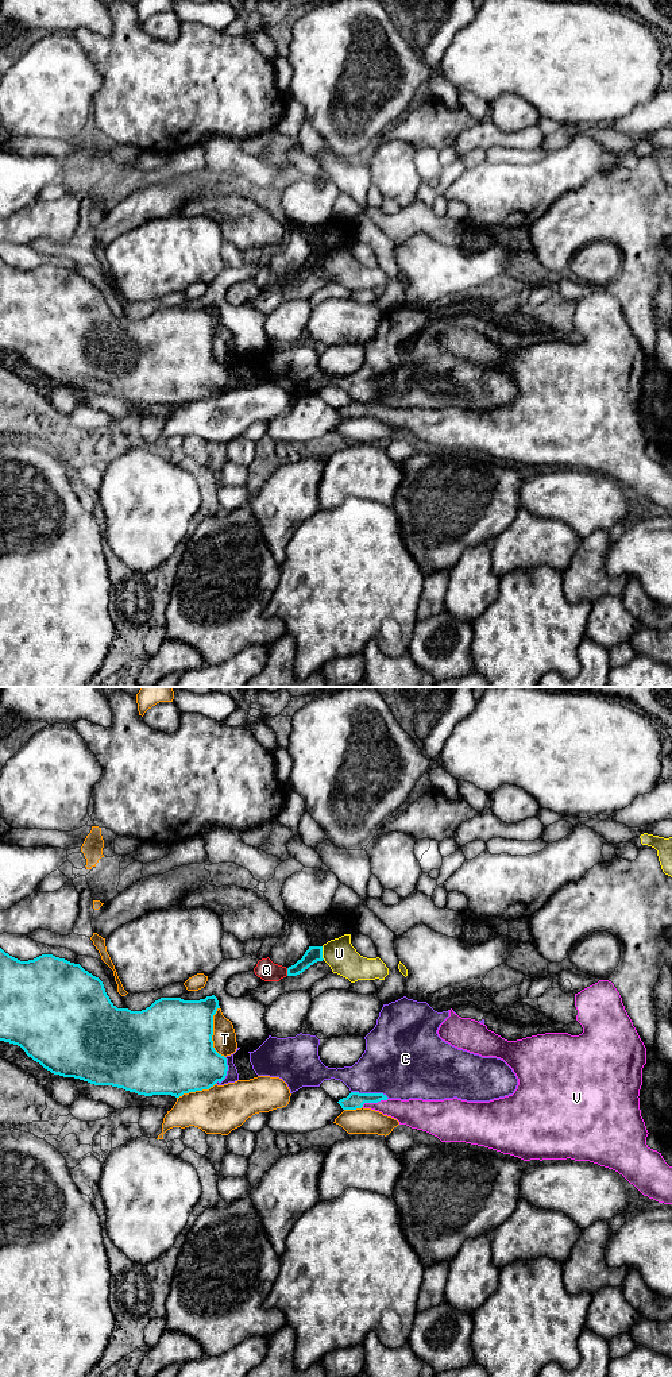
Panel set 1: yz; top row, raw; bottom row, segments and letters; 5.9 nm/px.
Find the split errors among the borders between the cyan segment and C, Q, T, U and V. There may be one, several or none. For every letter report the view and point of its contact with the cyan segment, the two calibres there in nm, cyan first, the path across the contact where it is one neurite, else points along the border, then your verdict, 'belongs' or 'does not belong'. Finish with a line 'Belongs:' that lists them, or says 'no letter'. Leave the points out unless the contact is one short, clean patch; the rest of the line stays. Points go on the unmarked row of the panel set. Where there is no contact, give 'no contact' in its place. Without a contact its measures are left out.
C: contact yz (370, 402); calibres 100 and 420 nm; does not belong
Q: contact yz (288, 281); calibres 100 and 120 nm; does not belong
T: contact yz (212, 342); calibres 480 and 140 nm; does not belong
U: contact yz (321, 262); calibres 100 and 190 nm; border yz (321, 255), (321, 265), (324, 267); does not belong
V: contact yz (374, 411); calibres 100 and 180 nm; way yz (354, 409), (374, 411), (414, 421); belongs
Belongs: V

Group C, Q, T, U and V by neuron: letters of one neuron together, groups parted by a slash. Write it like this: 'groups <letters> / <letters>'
groups C / Q / T / U / V

